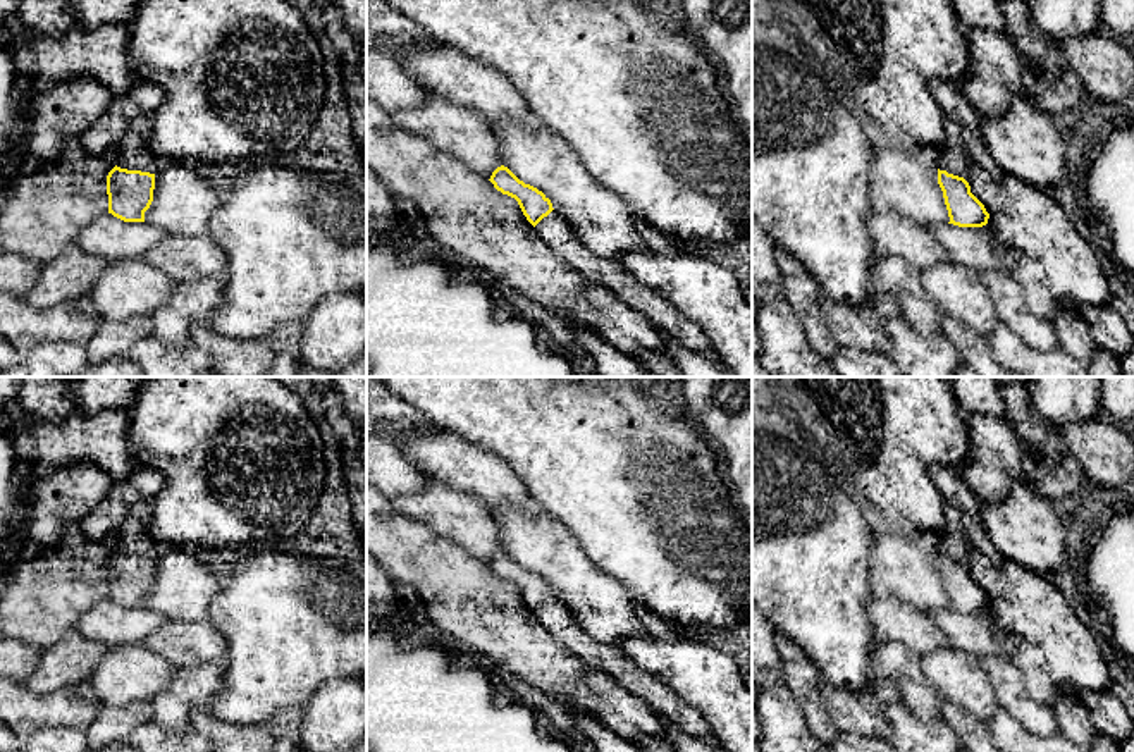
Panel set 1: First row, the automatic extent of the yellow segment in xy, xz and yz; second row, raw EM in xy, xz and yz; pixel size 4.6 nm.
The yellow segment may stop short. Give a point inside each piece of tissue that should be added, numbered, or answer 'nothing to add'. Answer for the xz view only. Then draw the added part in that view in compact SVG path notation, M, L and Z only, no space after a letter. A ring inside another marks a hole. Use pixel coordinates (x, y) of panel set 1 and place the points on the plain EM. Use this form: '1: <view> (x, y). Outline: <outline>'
1: xz (608, 659). Outline: M556 595L544 602L535 616L570 652L640 697L656 716L711 743L718 752L726 752L695 707L685 704L664 681L638 668L621 649L592 638Z

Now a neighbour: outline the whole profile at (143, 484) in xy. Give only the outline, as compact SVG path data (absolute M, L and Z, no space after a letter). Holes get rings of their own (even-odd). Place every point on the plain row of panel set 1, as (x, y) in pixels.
M138 465L122 480L114 480L110 492L77 523L93 542L112 542L136 502L150 502L163 489L163 477Z

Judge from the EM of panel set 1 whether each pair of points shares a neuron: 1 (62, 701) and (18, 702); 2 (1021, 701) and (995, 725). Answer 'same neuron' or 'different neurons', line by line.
1: same neuron
2: different neurons

